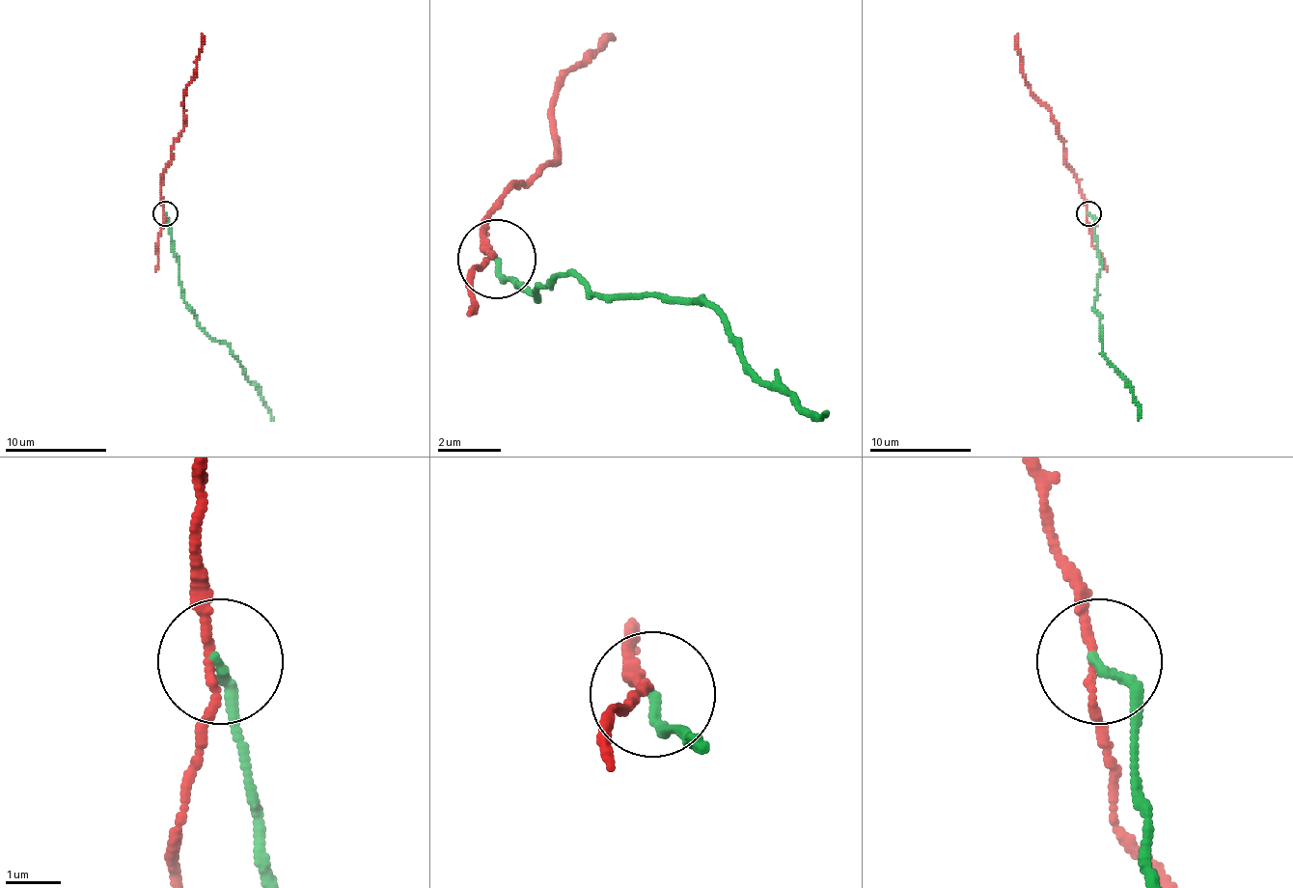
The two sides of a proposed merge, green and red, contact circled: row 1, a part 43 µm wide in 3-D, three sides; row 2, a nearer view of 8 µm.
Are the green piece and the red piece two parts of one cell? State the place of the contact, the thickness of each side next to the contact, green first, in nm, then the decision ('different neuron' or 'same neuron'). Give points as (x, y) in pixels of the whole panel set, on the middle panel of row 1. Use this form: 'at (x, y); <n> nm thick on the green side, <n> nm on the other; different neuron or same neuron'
at (496, 259); 180 nm thick on the green side, 130 nm on the other; different neuron

